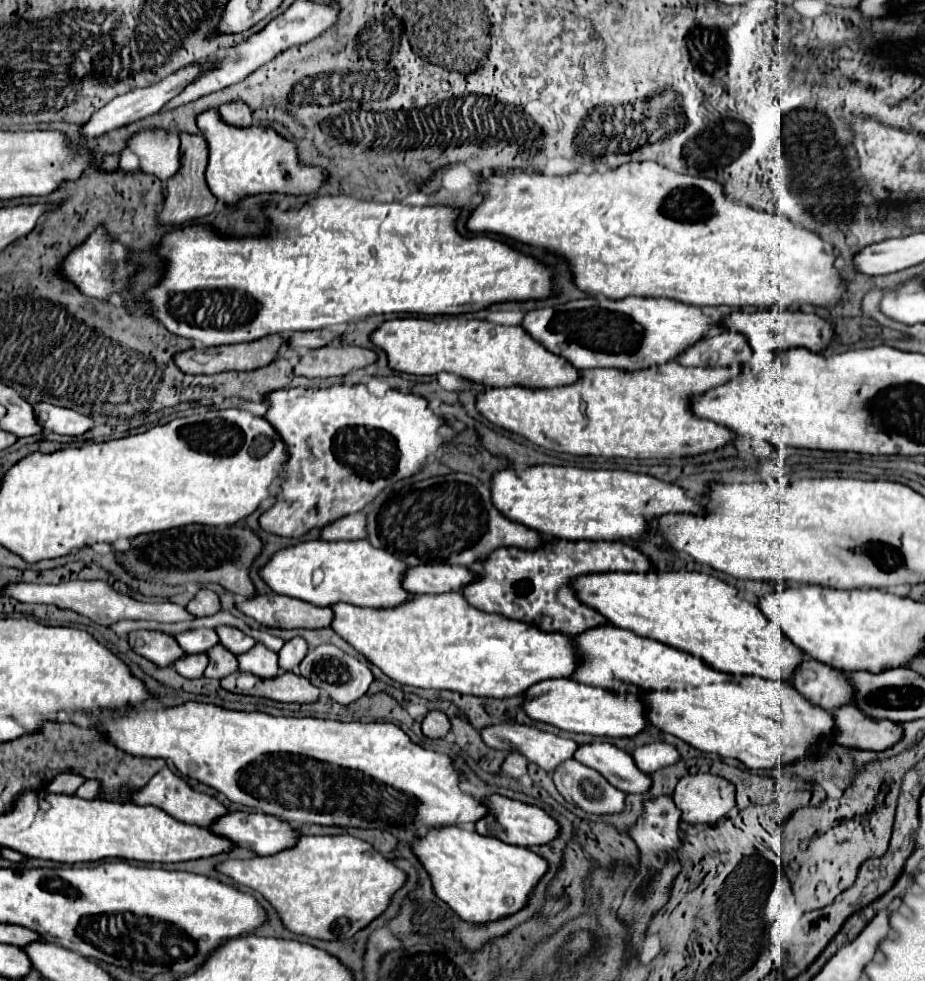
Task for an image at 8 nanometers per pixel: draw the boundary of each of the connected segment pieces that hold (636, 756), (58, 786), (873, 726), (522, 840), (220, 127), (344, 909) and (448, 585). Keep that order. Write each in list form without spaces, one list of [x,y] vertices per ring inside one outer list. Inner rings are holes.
[[[653,742],[647,746],[635,748],[631,756],[635,760],[635,766],[645,774],[671,766],[679,760],[679,752],[671,744],[665,744],[665,742]]]
[[[63,772],[59,776],[53,778],[51,784],[47,784],[45,792],[47,794],[75,794],[75,790],[85,782],[85,778],[71,774],[71,772]]]
[[[841,706],[833,712],[837,732],[833,734],[833,742],[859,750],[883,752],[893,748],[903,738],[903,728],[897,722],[875,722],[875,718],[867,718],[855,706]]]
[[[491,796],[491,800],[487,800],[487,806],[491,808],[491,812],[479,820],[475,824],[477,832],[483,836],[495,836],[507,844],[515,844],[515,846],[543,846],[549,844],[551,840],[555,840],[559,836],[559,824],[555,818],[551,818],[545,810],[541,810],[539,806],[529,806],[517,800],[509,800],[503,796]]]
[[[205,110],[197,118],[197,126],[209,144],[207,186],[217,200],[235,208],[239,200],[255,194],[315,194],[329,178],[329,172],[319,166],[305,166],[299,162],[297,146],[267,126],[233,128],[219,118],[217,110]]]
[[[349,834],[303,836],[291,850],[253,860],[227,860],[217,870],[261,892],[291,932],[319,940],[345,940],[355,936],[387,910],[393,894],[407,880],[407,874],[389,858]]]
[[[433,564],[409,568],[403,580],[405,590],[411,594],[443,594],[443,592],[461,592],[469,586],[477,574],[465,566],[451,564]]]

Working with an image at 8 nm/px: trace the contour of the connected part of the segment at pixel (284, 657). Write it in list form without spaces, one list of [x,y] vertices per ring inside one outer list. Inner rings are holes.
[[[293,638],[285,642],[285,646],[279,652],[279,670],[281,672],[293,670],[295,666],[301,664],[305,654],[307,654],[307,642],[303,638]]]

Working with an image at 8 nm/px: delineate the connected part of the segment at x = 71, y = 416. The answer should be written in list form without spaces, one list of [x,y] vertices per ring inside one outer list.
[[[37,404],[35,414],[39,418],[39,424],[45,426],[45,430],[65,436],[81,436],[93,428],[93,420],[89,416],[51,404]]]

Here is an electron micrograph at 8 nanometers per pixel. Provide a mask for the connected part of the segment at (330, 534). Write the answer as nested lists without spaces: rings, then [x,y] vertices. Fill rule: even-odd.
[[[357,512],[343,516],[341,520],[325,526],[321,530],[323,540],[365,540],[367,538],[367,514]]]

